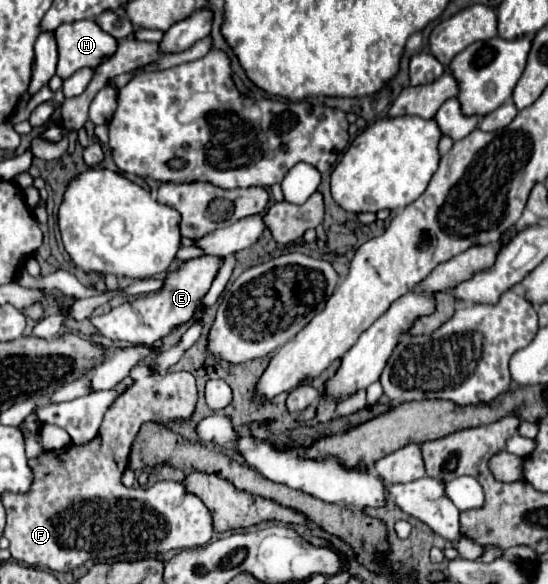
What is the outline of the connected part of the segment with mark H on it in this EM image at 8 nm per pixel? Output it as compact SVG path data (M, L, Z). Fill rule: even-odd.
M94 20L62 24L56 32L58 66L56 74L66 80L80 68L98 68L116 52L116 38L104 32Z

